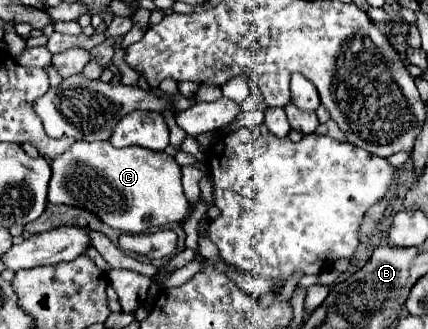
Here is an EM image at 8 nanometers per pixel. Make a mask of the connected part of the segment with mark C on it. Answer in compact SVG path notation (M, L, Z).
M76 142L68 152L52 160L52 180L48 186L50 204L80 206L116 230L142 234L148 228L158 228L172 222L182 222L190 214L190 202L182 188L182 168L166 152L152 152L146 148L128 146L124 150L112 148L110 142Z

